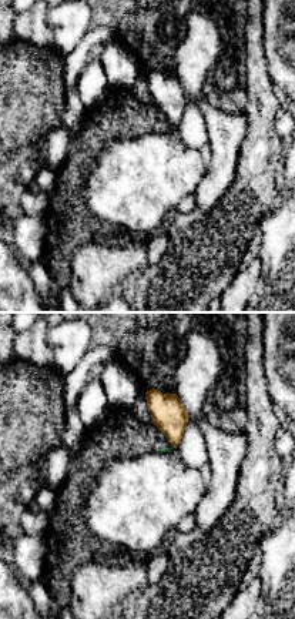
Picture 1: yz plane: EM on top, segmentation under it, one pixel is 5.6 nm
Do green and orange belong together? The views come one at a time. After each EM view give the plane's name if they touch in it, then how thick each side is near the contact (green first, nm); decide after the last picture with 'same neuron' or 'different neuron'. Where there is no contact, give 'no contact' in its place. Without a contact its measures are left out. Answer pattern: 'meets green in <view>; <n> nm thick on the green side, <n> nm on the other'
no contact

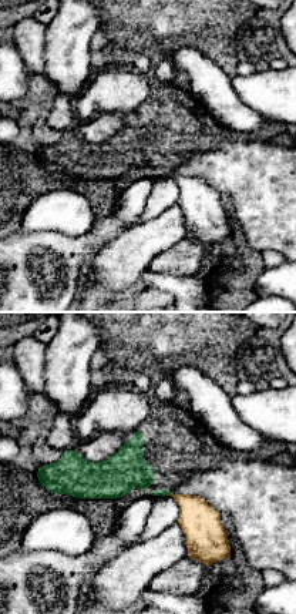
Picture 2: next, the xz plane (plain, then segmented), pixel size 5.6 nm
no contact

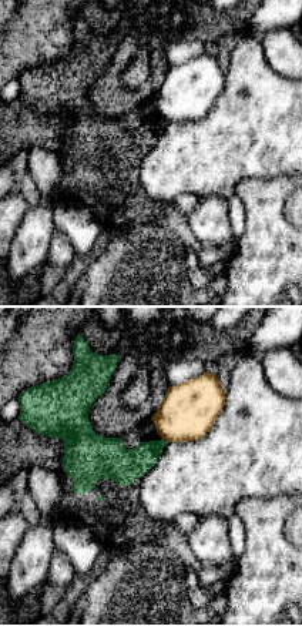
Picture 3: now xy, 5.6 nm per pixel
meets green in xy; 180 nm thick on the green side, 320 nm on the other

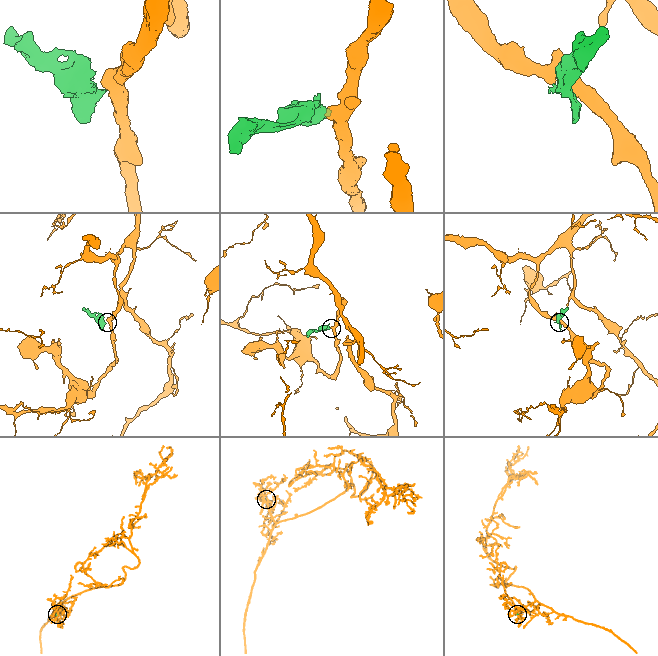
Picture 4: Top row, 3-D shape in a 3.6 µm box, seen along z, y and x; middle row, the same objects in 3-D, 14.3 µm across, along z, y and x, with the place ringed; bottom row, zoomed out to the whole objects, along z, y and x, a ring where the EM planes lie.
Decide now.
different neuron

